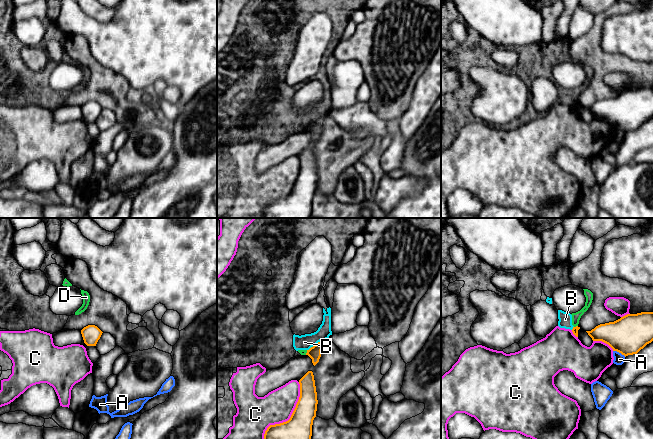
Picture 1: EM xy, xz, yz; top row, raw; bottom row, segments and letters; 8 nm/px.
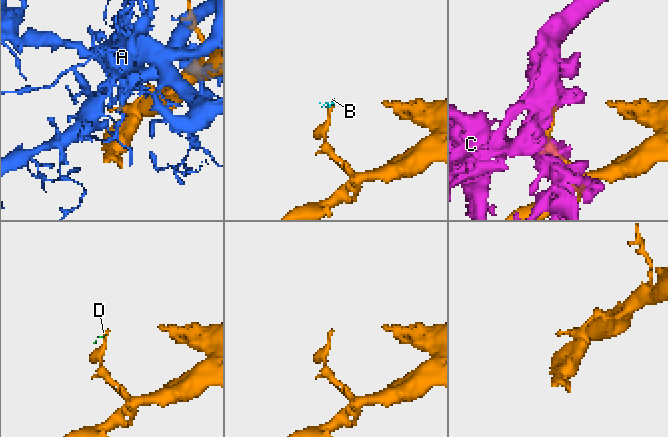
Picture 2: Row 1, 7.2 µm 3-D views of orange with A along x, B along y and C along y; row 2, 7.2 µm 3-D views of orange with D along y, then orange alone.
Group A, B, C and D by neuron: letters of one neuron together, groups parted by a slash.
A / B D / C

